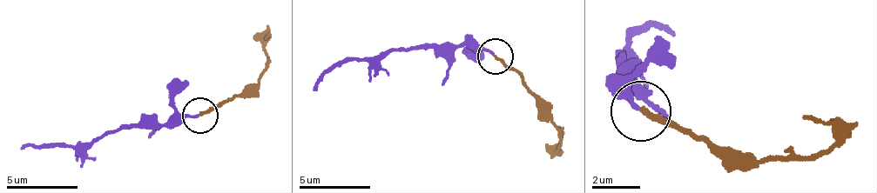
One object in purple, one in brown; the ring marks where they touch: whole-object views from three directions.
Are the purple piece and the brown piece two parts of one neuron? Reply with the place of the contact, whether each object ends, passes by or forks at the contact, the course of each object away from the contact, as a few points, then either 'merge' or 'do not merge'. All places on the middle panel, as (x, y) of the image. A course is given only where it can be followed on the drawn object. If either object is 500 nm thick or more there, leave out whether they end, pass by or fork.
at (495, 56); purple ends there; brown ends there; purple runs (494, 56), (466, 46), (415, 47), (343, 58), (313, 90); brown runs (494, 56), (522, 79), (558, 130), (558, 149), (556, 144), (563, 135), (559, 127); merge

